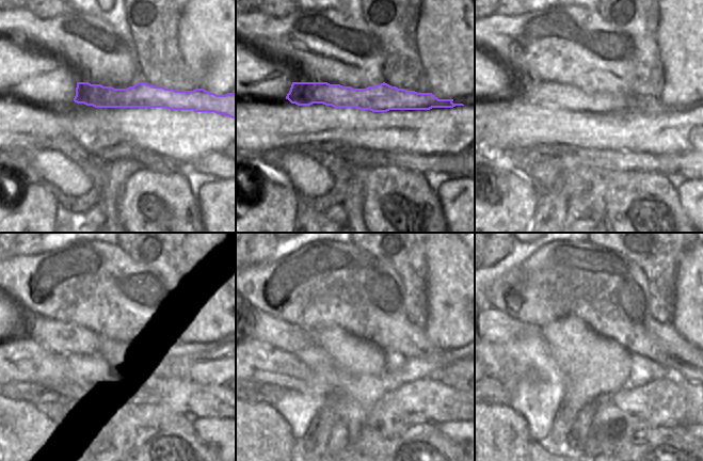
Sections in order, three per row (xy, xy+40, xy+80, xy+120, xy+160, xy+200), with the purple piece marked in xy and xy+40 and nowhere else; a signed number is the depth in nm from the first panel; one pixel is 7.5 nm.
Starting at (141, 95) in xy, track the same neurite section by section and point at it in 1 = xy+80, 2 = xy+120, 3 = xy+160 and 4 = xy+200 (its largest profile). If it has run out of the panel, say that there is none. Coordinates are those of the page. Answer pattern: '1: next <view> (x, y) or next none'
1: next xy+80 (553, 95)
2: next xy+120 (56, 336)
3: next xy+160 (257, 326)
4: next xy+200 (496, 327)

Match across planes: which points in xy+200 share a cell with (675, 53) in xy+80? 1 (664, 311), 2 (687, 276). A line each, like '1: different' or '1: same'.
1: different
2: same

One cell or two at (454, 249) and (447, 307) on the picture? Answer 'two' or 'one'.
one

